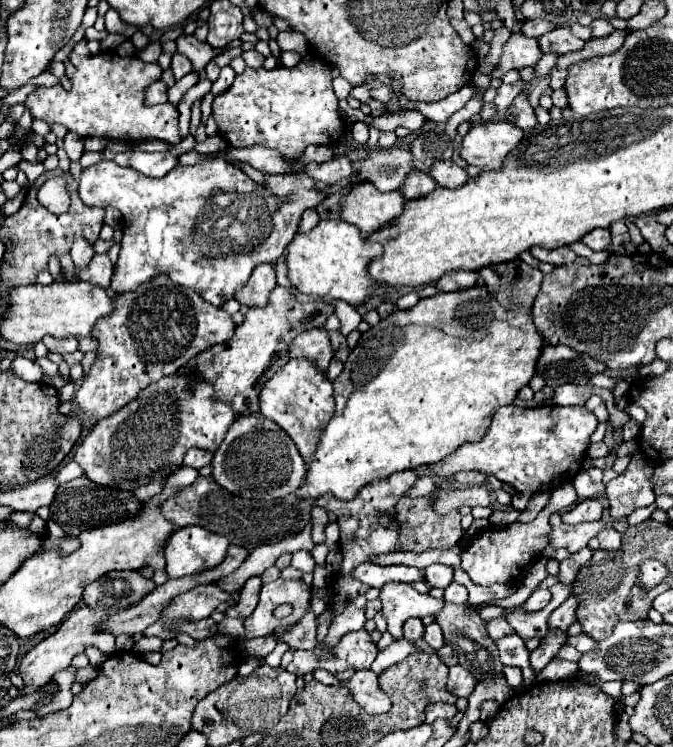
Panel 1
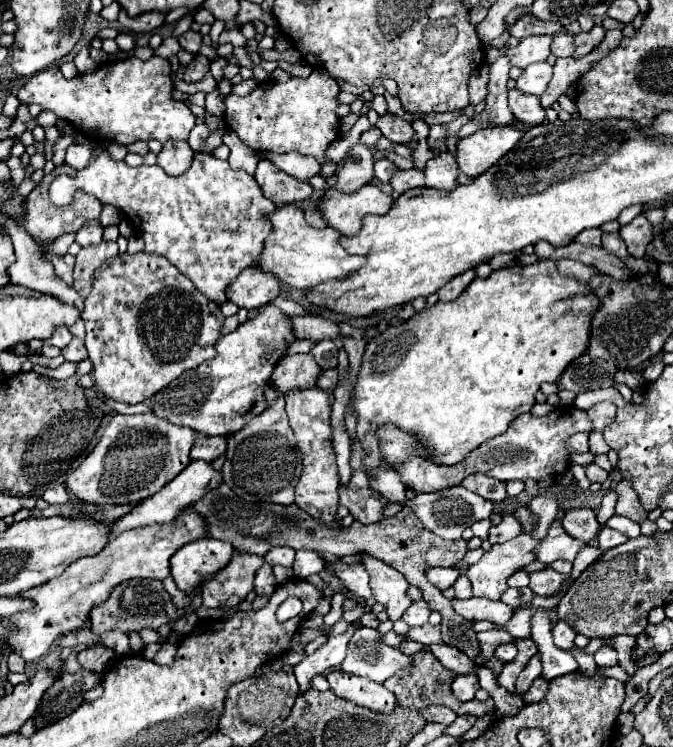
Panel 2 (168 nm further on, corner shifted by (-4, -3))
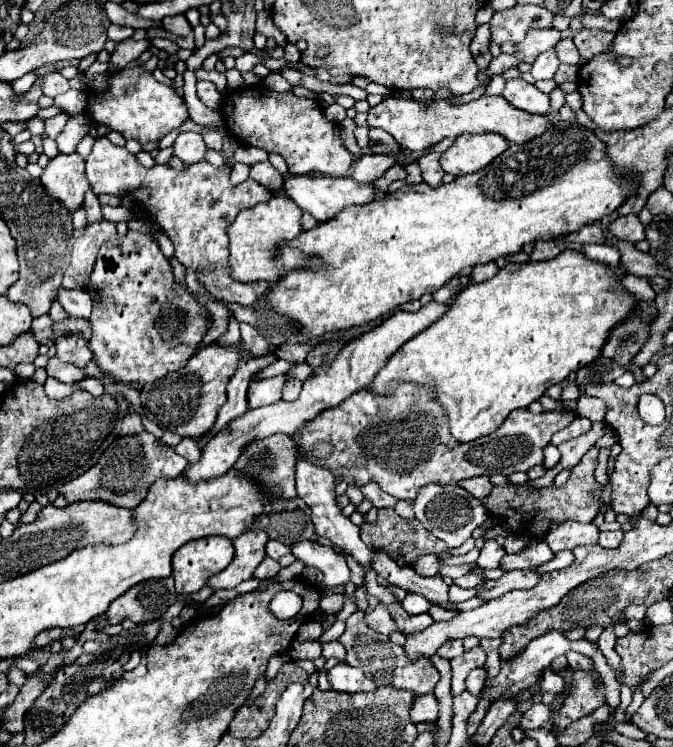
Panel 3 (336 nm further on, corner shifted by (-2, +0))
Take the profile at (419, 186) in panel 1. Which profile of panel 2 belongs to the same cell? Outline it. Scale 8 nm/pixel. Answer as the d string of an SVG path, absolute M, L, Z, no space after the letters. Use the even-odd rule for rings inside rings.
M398 170L398 174L392 176L390 186L398 194L404 194L410 188L422 188L422 186L426 186L424 184L424 172L422 170Z

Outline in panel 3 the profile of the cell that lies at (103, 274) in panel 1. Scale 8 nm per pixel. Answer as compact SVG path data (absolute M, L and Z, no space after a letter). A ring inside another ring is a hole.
M102 219L102 223L86 225L84 233L74 243L72 261L62 279L64 289L86 289L88 287L98 249L112 235L116 235L116 225L106 219Z

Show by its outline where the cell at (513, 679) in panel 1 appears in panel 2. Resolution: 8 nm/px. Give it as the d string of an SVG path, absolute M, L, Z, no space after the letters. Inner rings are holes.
M494 628L494 630L488 630L488 632L478 632L478 642L480 642L480 654L490 658L494 654L496 646L506 644L506 642L516 642L516 638L512 638L502 628Z

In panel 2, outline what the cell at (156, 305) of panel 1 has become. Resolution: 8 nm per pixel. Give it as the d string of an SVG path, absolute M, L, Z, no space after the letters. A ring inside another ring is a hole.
M120 254L110 264L96 272L94 288L84 300L82 320L86 324L86 350L94 364L94 390L104 400L116 400L124 404L140 404L156 396L172 380L180 378L186 370L196 368L204 360L216 356L214 344L220 338L224 326L224 314L220 306L208 300L200 290L188 288L192 284L182 276L166 258L156 254Z

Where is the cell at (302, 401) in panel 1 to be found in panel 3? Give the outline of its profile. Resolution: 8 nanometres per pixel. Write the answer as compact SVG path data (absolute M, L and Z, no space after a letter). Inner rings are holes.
M298 459L296 463L296 489L298 489L298 497L304 499L310 509L312 509L312 523L316 527L316 533L330 539L334 545L340 545L348 555L352 555L364 569L370 569L370 559L372 559L372 551L362 543L360 539L360 529L342 515L338 503L336 503L336 493L334 493L334 475L330 475L328 469L316 467L306 459Z

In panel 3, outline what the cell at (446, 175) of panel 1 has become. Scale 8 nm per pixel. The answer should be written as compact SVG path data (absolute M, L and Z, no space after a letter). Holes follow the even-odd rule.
M430 151L418 159L424 183L428 183L430 187L438 187L444 177L444 171L442 171L438 159L440 159L440 153L436 153L436 151Z

